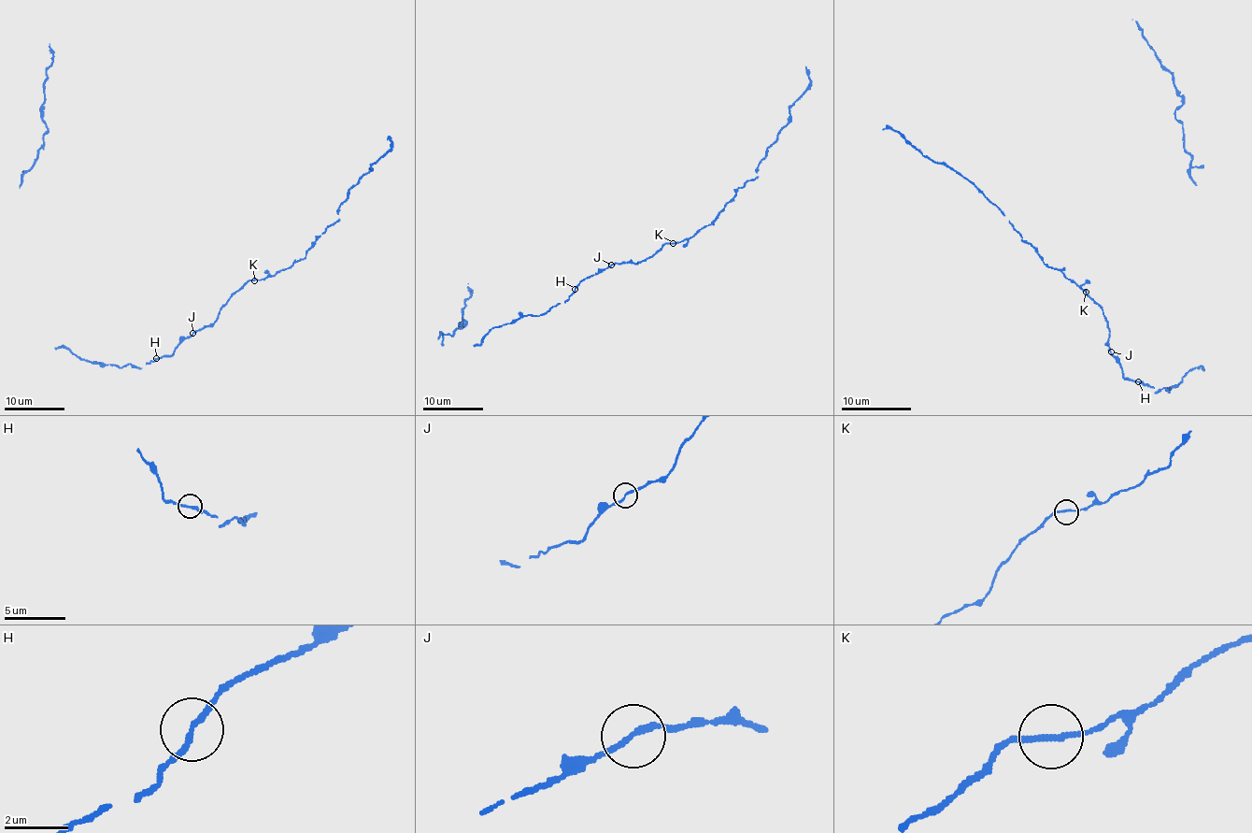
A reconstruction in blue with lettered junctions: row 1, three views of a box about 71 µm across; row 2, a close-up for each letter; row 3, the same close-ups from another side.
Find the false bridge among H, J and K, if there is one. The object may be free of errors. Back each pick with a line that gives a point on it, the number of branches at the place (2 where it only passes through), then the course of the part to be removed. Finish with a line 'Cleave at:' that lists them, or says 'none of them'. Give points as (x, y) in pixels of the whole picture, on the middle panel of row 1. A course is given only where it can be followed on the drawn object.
Cleave at: none of them

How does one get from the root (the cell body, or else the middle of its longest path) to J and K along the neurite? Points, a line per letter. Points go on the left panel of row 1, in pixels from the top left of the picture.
J: (148, 363), (169, 357), (192, 333)
K: (148, 363), (169, 357), (187, 337), (209, 327), (226, 301), (247, 281), (255, 280)

